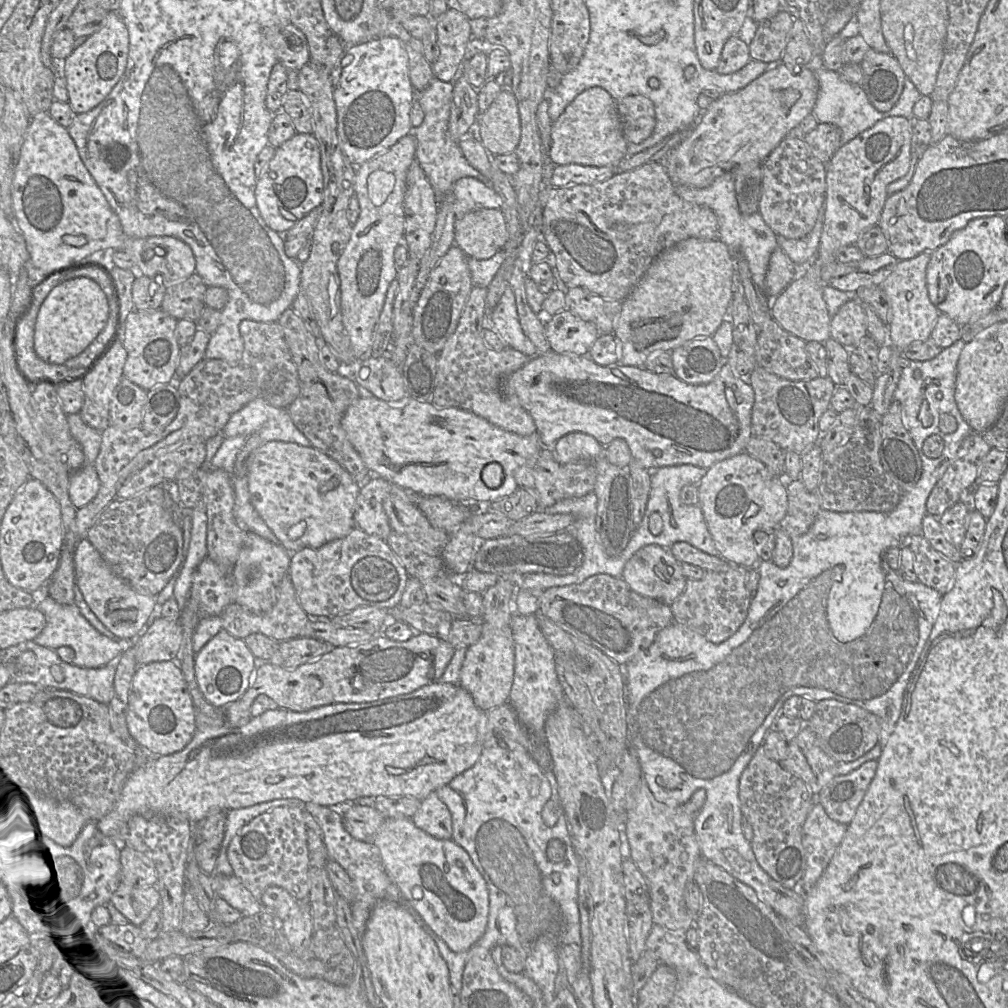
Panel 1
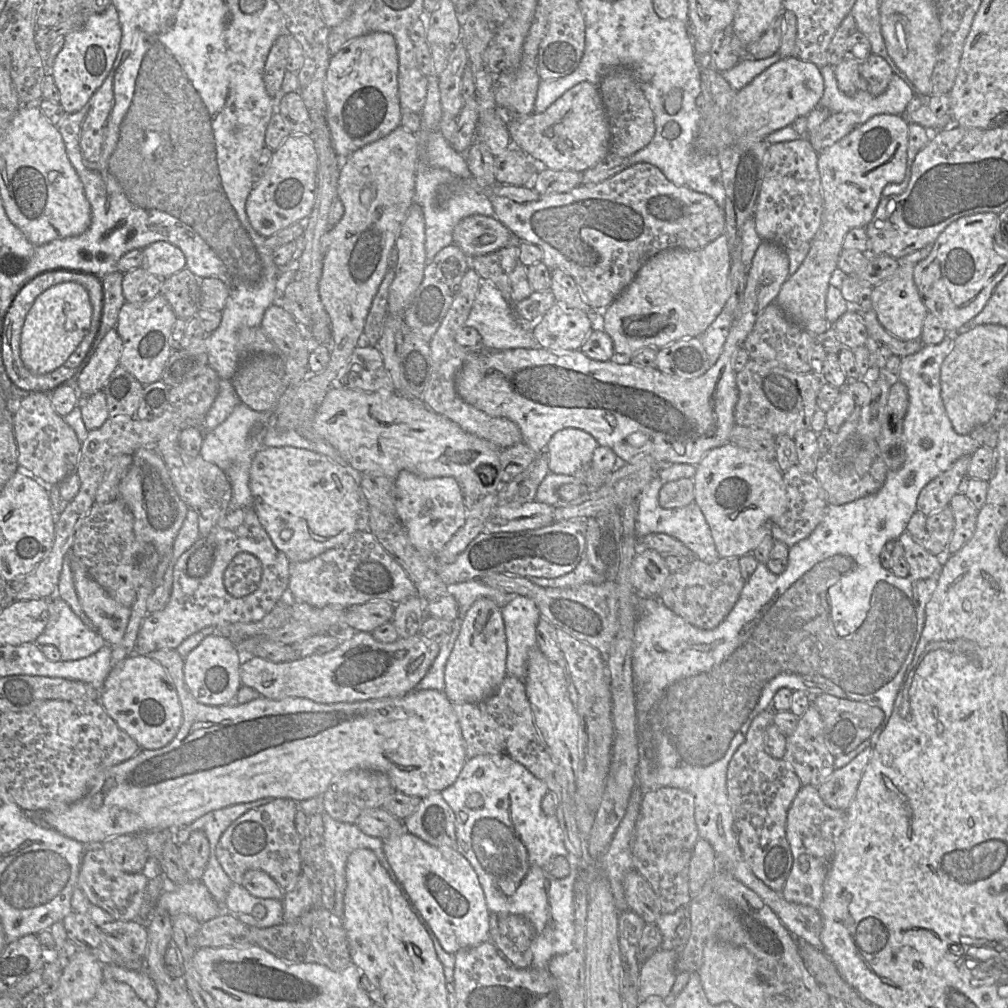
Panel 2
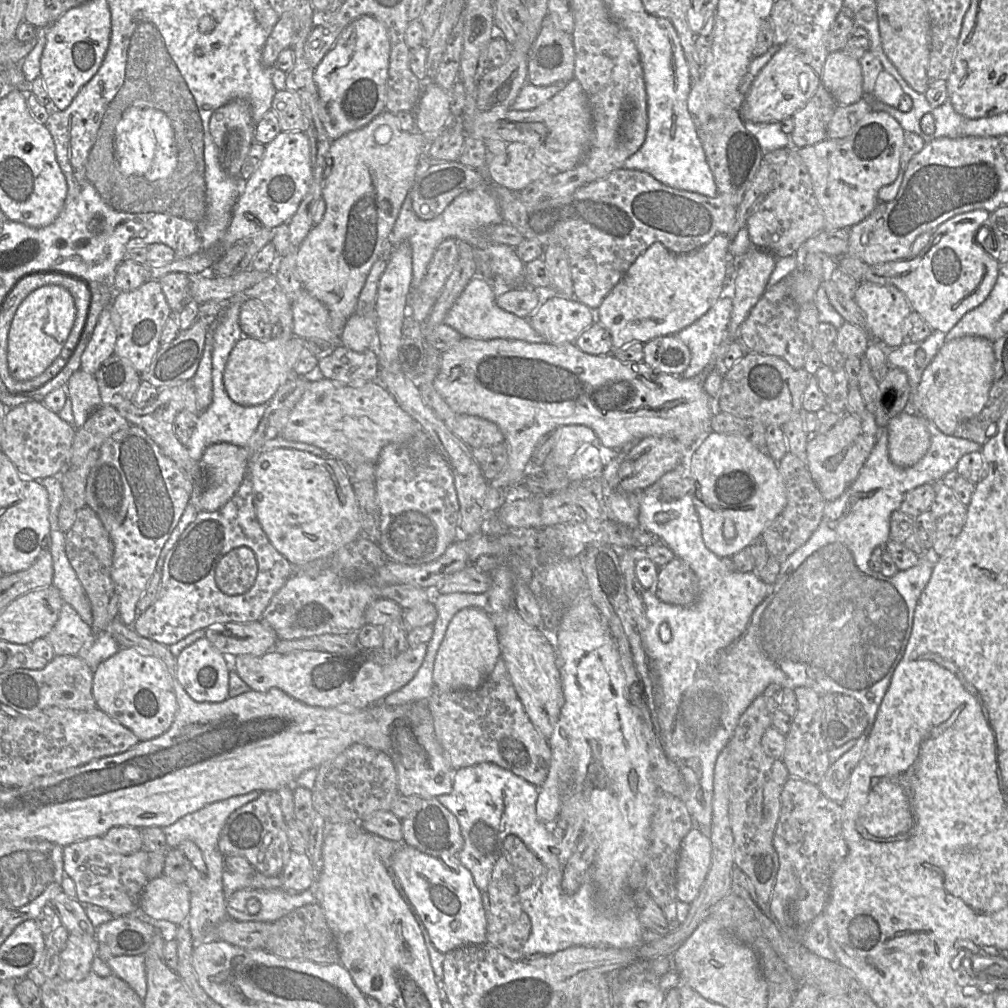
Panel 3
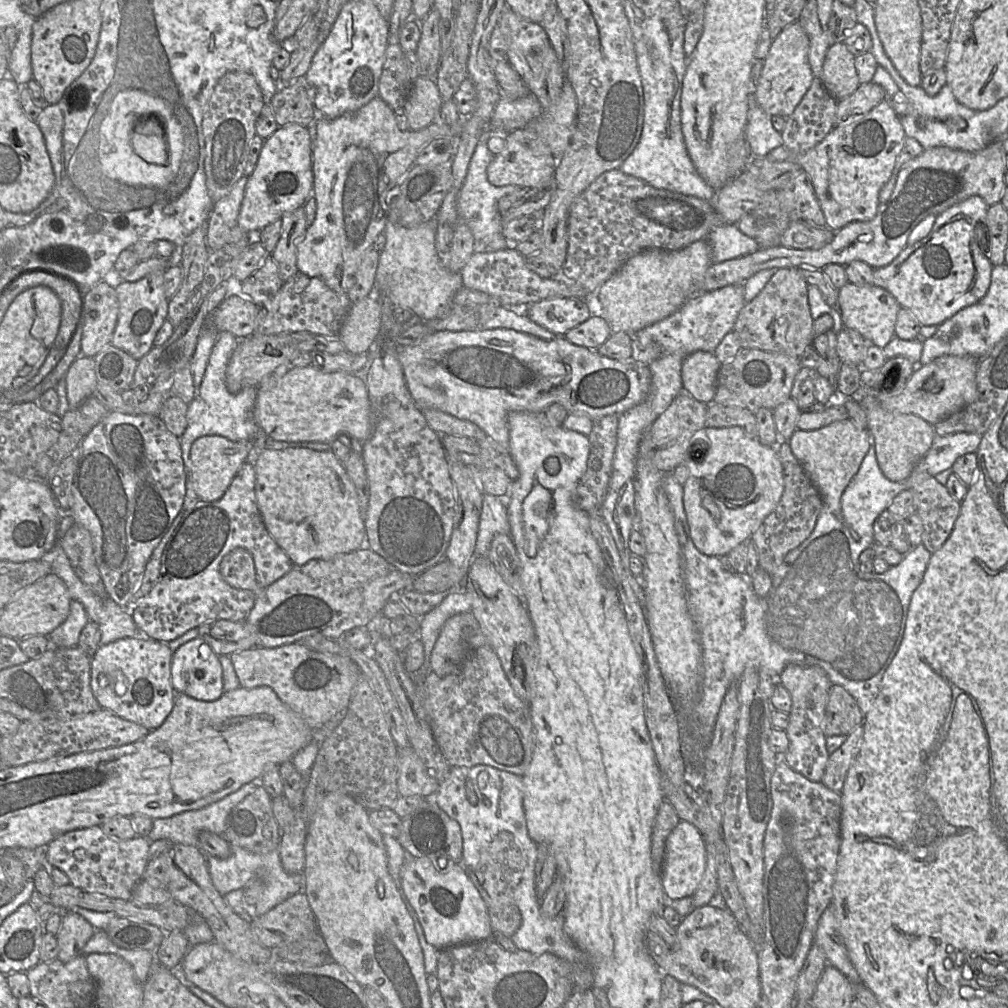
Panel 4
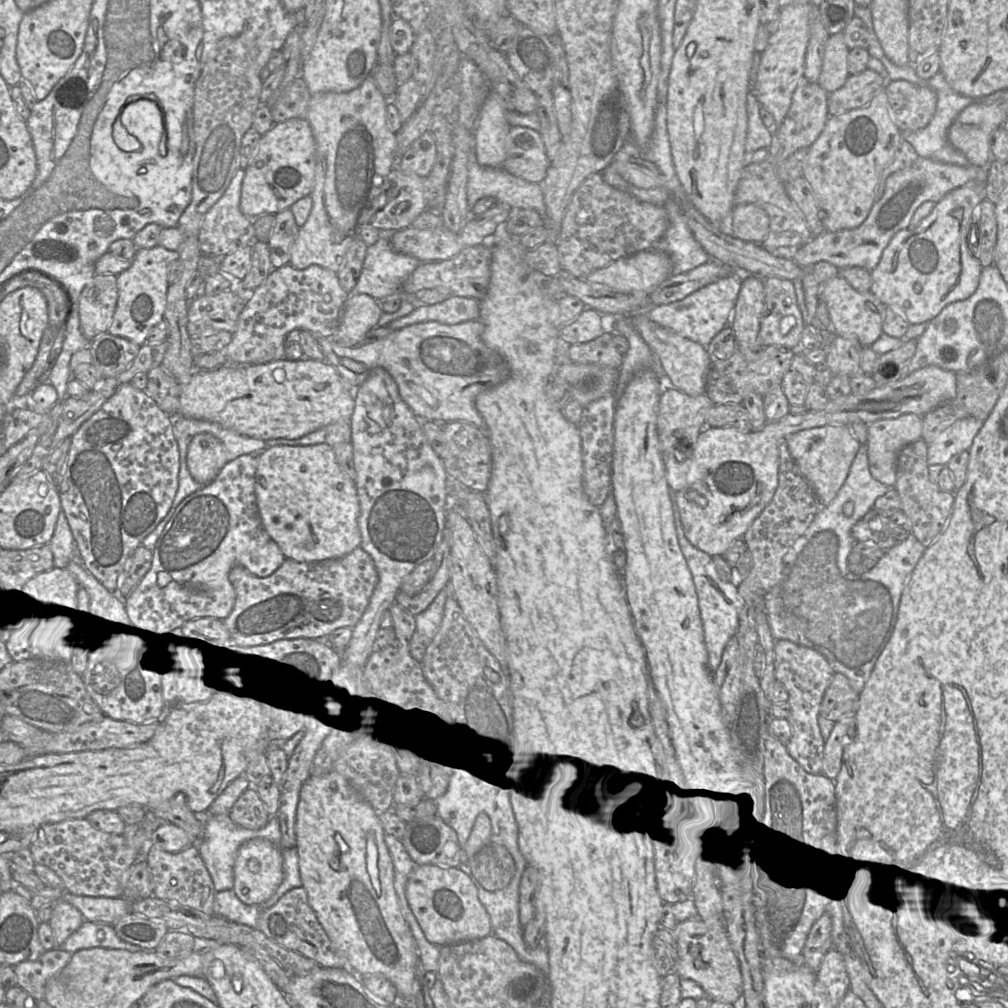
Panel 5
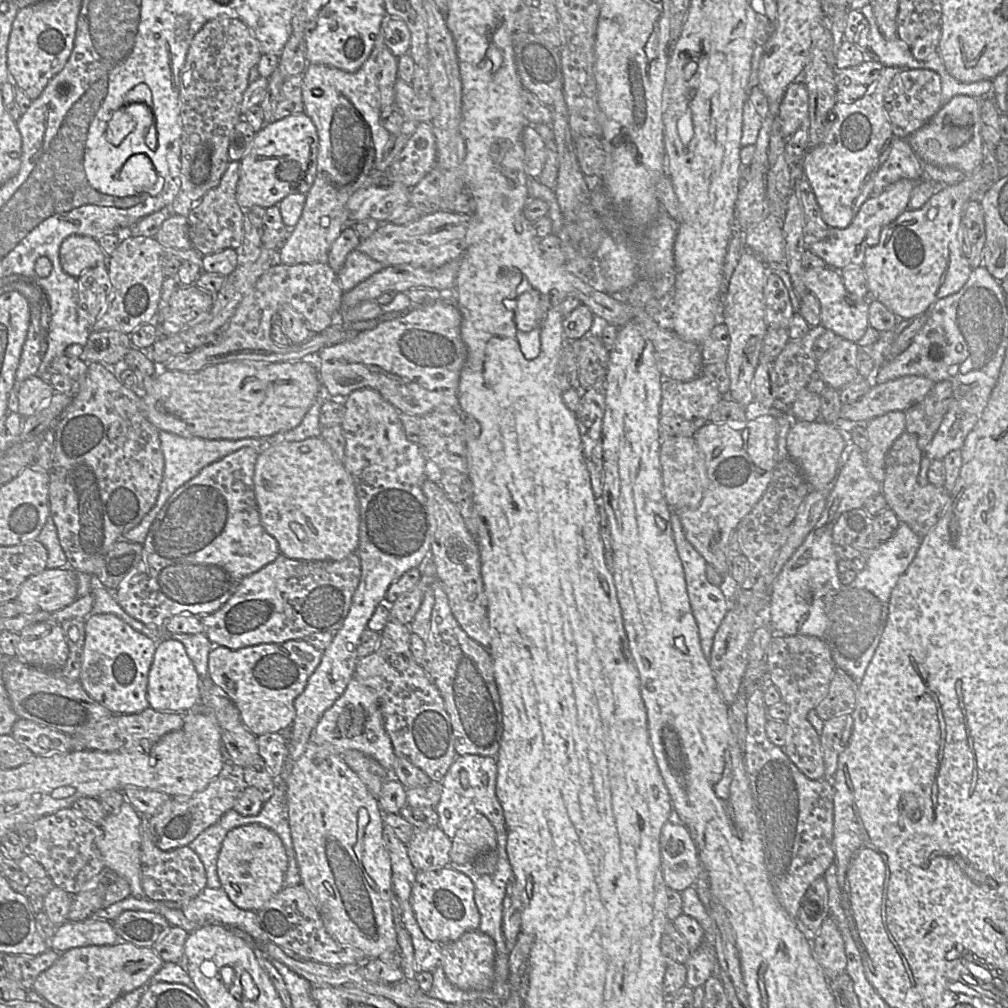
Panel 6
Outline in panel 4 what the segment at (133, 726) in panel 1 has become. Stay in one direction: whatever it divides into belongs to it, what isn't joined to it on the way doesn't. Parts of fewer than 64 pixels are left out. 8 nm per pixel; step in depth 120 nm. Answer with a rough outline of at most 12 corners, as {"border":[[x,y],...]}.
{"border":[[145,633],[91,659],[103,709],[149,731],[170,714],[172,654]]}

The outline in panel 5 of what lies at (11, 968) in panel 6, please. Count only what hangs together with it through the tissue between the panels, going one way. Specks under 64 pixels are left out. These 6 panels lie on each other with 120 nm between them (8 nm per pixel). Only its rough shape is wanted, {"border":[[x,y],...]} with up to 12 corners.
{"border":[[44,951],[13,969],[17,985],[36,1000],[68,964],[71,952]]}

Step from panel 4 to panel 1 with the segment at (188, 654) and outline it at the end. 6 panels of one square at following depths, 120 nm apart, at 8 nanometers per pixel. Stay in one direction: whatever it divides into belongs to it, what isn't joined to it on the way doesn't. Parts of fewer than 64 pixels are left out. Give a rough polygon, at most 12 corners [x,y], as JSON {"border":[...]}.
{"border":[[221,629],[195,654],[195,678],[217,709],[255,673],[243,639]]}

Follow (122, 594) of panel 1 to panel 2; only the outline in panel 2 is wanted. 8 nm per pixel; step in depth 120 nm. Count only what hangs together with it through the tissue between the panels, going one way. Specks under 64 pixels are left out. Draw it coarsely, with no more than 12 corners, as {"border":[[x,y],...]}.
{"border":[[69,553],[80,604],[111,646],[131,608],[113,599]]}

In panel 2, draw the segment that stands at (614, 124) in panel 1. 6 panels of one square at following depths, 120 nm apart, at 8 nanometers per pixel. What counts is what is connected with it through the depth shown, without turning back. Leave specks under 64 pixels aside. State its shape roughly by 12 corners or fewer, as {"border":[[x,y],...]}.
{"border":[[576,84],[542,113],[504,115],[513,145],[583,173],[610,153],[598,85]]}

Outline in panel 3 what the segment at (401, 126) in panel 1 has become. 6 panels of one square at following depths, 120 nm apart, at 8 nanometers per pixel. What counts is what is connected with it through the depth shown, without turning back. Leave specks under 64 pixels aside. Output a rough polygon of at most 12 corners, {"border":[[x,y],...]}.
{"border":[[364,15],[315,67],[332,141],[386,110],[385,25]]}

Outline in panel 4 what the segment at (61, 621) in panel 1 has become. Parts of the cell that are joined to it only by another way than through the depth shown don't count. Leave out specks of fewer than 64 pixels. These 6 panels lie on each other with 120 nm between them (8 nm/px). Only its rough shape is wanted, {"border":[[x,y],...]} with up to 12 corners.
{"border":[[71,600],[67,618],[48,635],[50,645],[76,647],[88,621],[84,606]]}

